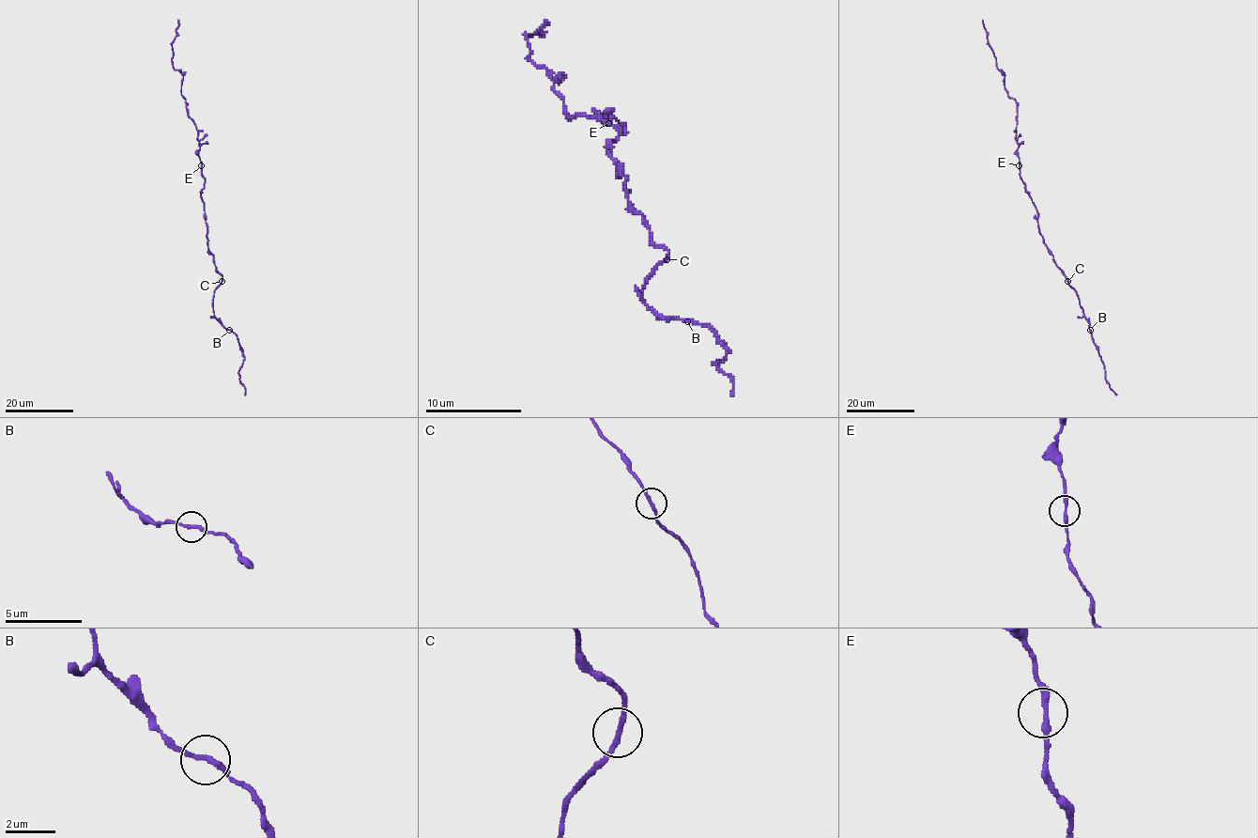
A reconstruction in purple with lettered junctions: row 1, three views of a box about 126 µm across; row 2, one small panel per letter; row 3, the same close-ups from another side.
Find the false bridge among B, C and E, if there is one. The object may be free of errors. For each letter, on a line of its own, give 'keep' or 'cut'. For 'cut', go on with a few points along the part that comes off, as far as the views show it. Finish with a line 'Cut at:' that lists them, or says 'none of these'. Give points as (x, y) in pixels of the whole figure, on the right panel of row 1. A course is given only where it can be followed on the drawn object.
B: keep
C: keep
E: keep
Cut at: none of these

